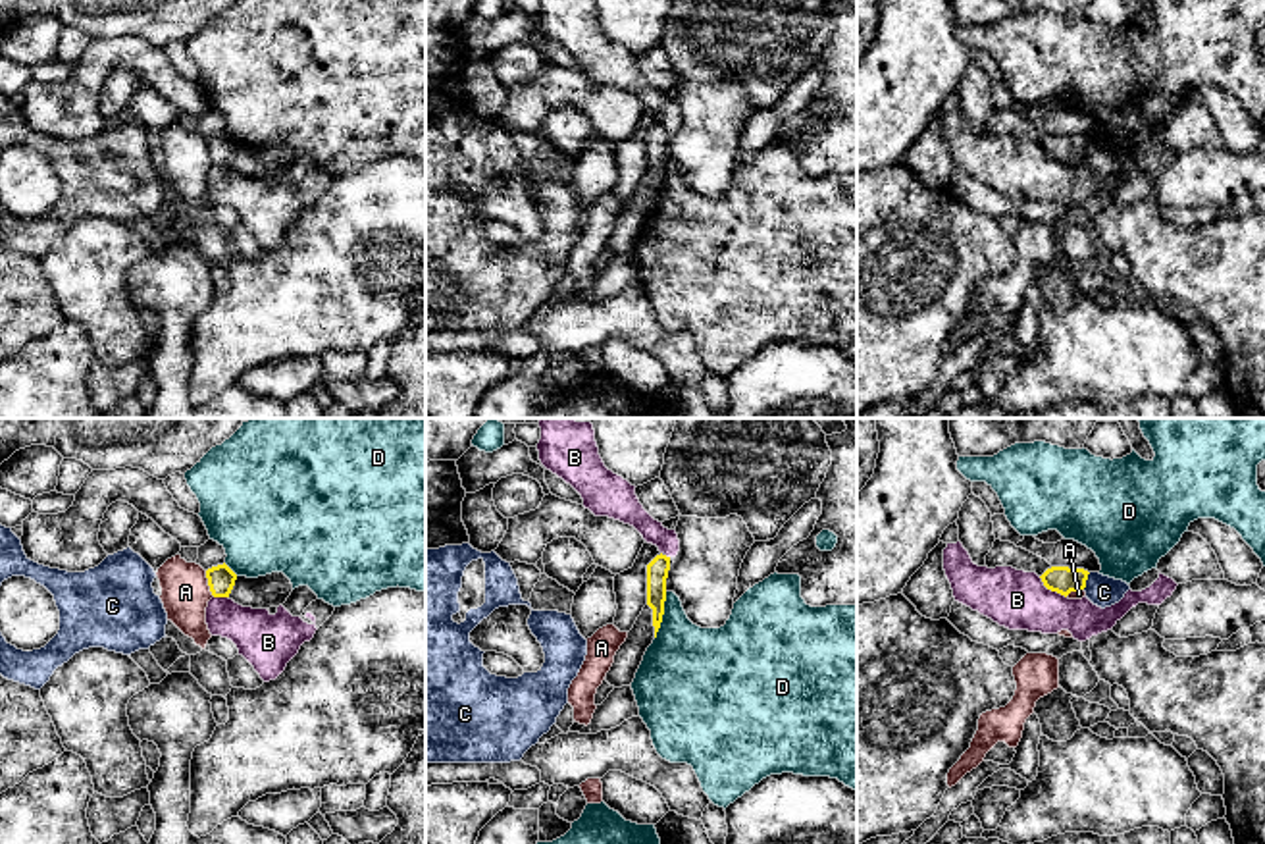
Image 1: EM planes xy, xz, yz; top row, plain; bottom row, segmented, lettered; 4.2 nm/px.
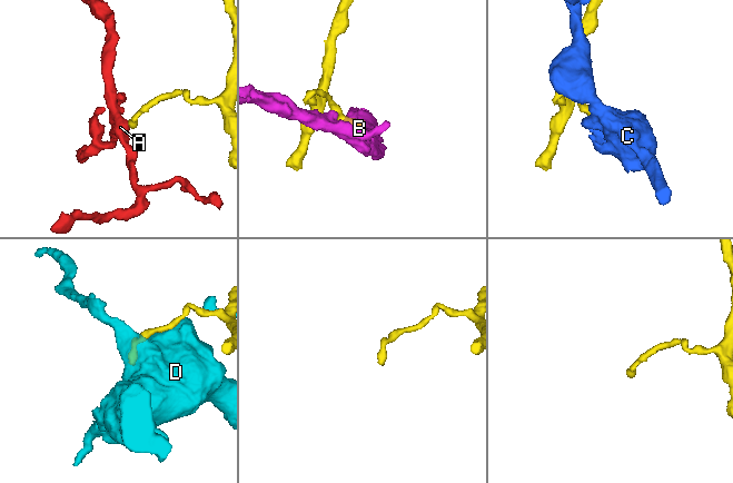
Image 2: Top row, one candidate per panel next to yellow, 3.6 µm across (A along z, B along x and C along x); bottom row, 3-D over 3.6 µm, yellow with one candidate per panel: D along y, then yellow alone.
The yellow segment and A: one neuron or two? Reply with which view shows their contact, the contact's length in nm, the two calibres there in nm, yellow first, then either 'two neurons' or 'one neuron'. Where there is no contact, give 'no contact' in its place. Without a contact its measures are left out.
xy | 120 nm | 110/200 nm | two neurons

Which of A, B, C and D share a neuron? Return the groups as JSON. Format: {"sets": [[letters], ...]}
{"sets": [["A"], ["B"], ["C"], ["D"]]}

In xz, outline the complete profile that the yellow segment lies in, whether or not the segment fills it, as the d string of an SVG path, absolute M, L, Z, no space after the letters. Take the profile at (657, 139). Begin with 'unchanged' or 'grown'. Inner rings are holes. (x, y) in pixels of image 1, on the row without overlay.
unchanged; M662 121L647 133L647 173L653 177L655 206L664 183L668 139L670 125Z

